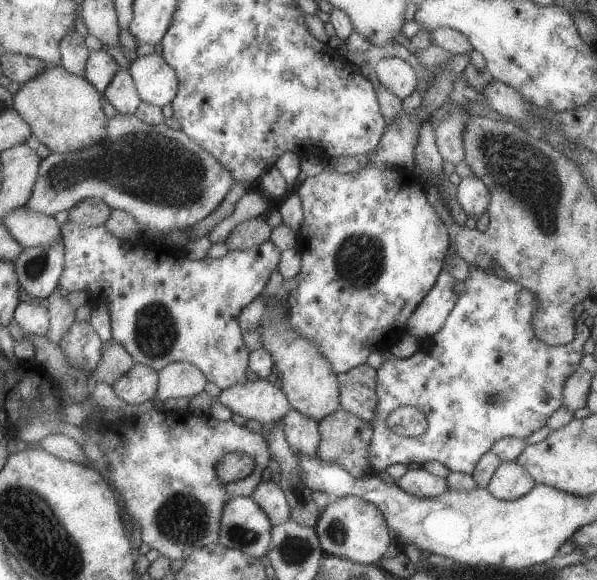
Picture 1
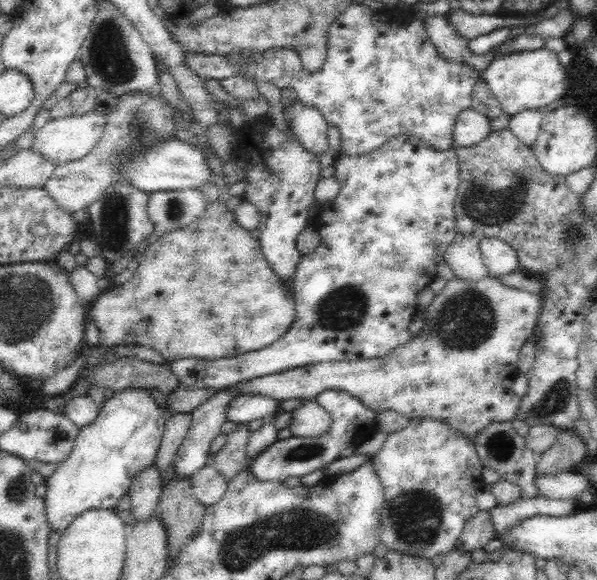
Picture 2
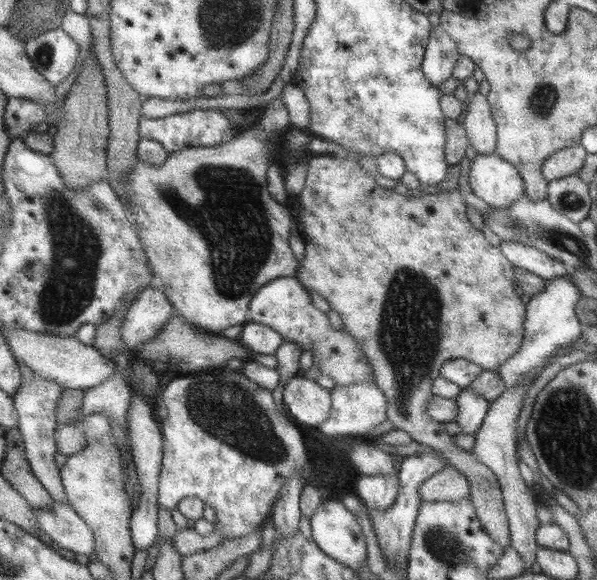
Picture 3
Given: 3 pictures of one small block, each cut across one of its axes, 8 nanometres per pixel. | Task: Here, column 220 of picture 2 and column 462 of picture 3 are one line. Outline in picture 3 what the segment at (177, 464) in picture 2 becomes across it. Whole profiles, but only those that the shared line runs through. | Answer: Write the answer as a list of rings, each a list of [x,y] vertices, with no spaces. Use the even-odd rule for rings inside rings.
[[[468,388],[462,389],[456,399],[459,411],[455,422],[460,426],[460,434],[475,436],[488,413],[489,400]]]

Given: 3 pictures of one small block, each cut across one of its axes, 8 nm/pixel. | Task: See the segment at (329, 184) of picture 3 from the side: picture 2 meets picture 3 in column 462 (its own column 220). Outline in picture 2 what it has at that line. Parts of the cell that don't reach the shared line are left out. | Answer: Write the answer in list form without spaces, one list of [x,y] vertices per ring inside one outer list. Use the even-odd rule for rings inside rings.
[[[224,189],[220,192],[219,199],[210,203],[206,202],[206,210],[204,214],[192,222],[190,226],[184,226],[180,230],[172,230],[168,234],[164,234],[162,238],[158,238],[156,242],[152,242],[143,250],[140,255],[140,262],[128,282],[116,286],[112,290],[102,291],[98,298],[92,304],[88,305],[87,321],[98,327],[100,346],[112,348],[116,345],[139,345],[148,346],[158,353],[162,354],[165,361],[174,361],[180,358],[204,358],[207,360],[215,360],[222,358],[234,357],[240,354],[252,353],[256,350],[267,348],[277,342],[290,330],[294,318],[296,318],[296,300],[293,284],[288,287],[280,277],[272,270],[267,263],[264,253],[261,249],[259,239],[254,239],[250,235],[250,231],[242,228],[236,220],[235,211],[227,208],[227,199]],[[240,424],[234,432],[226,435],[226,444],[214,454],[214,467],[224,480],[230,481],[240,470],[246,469],[246,448],[250,433],[248,424]]]

